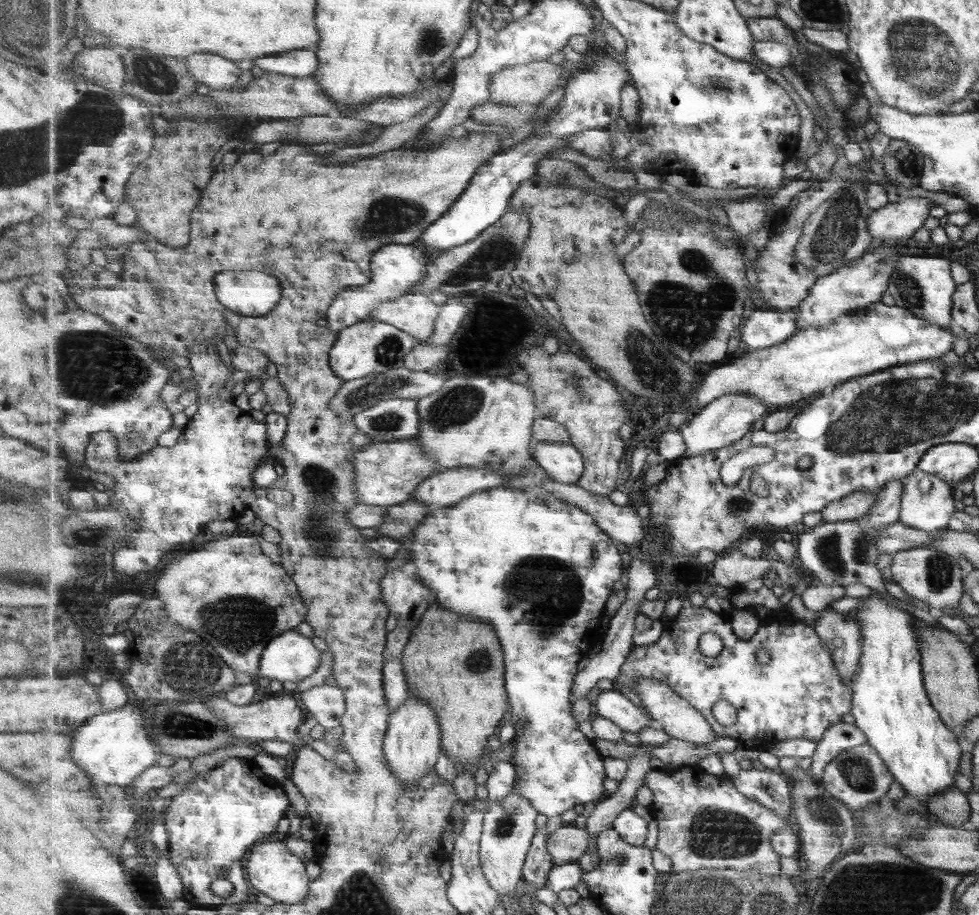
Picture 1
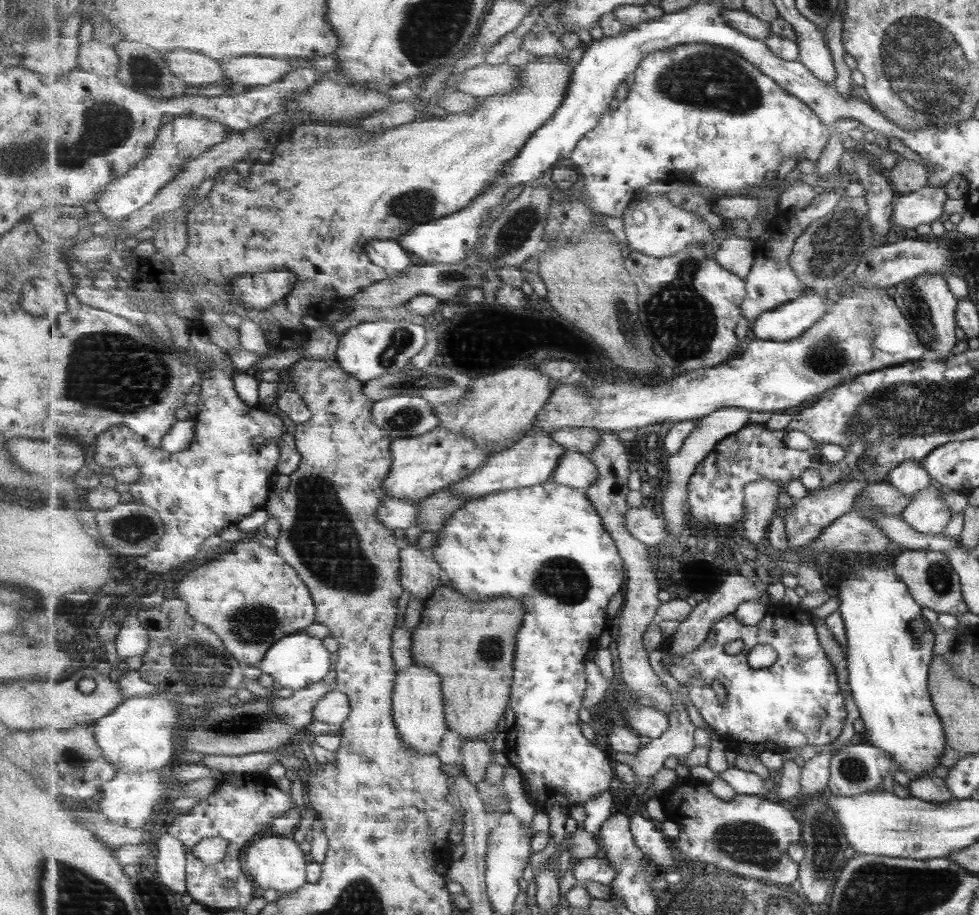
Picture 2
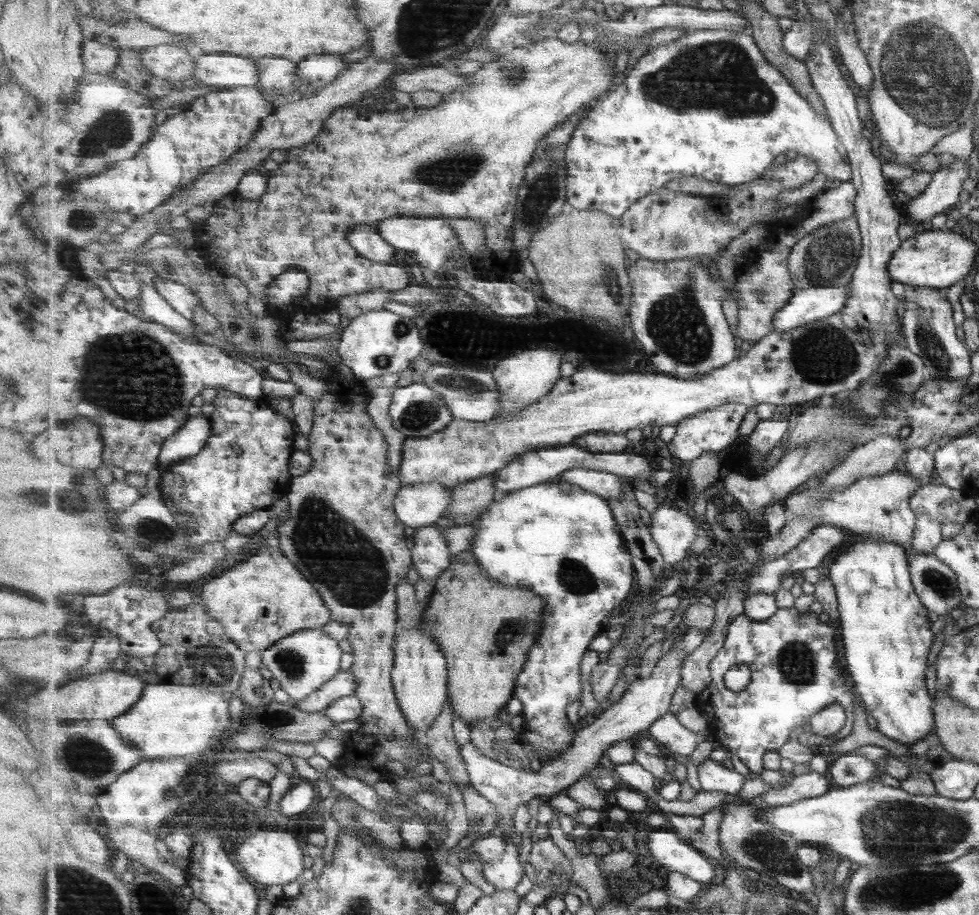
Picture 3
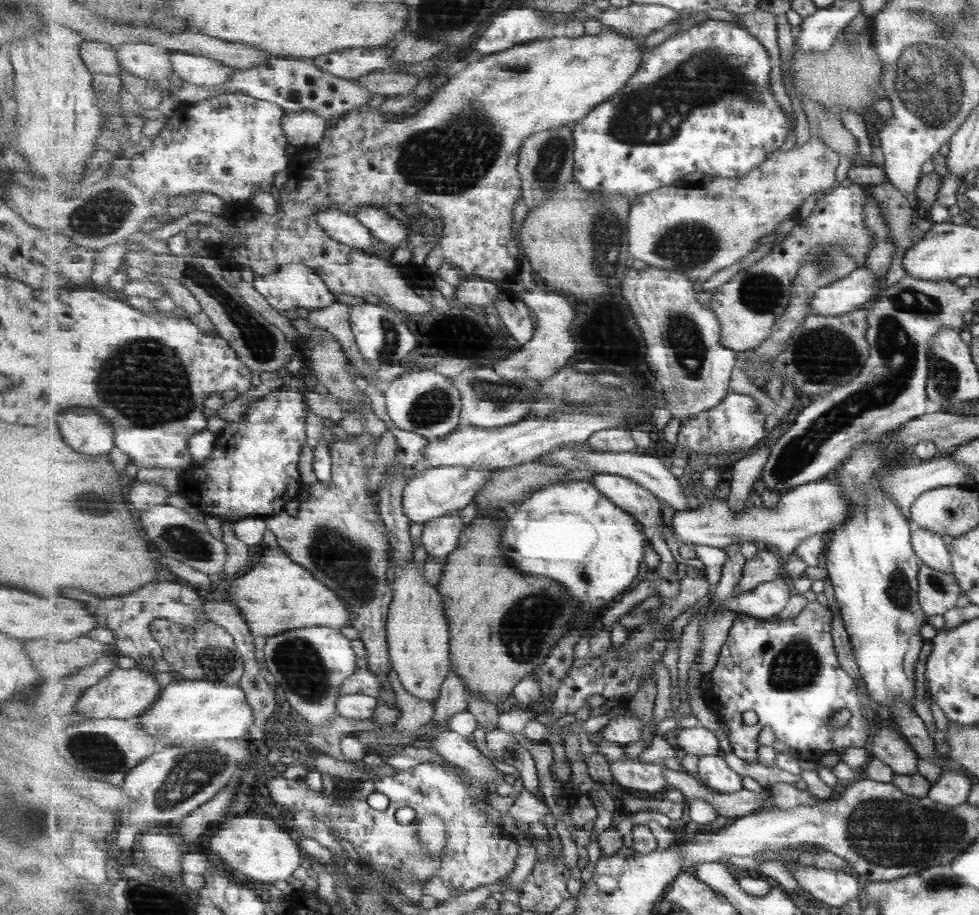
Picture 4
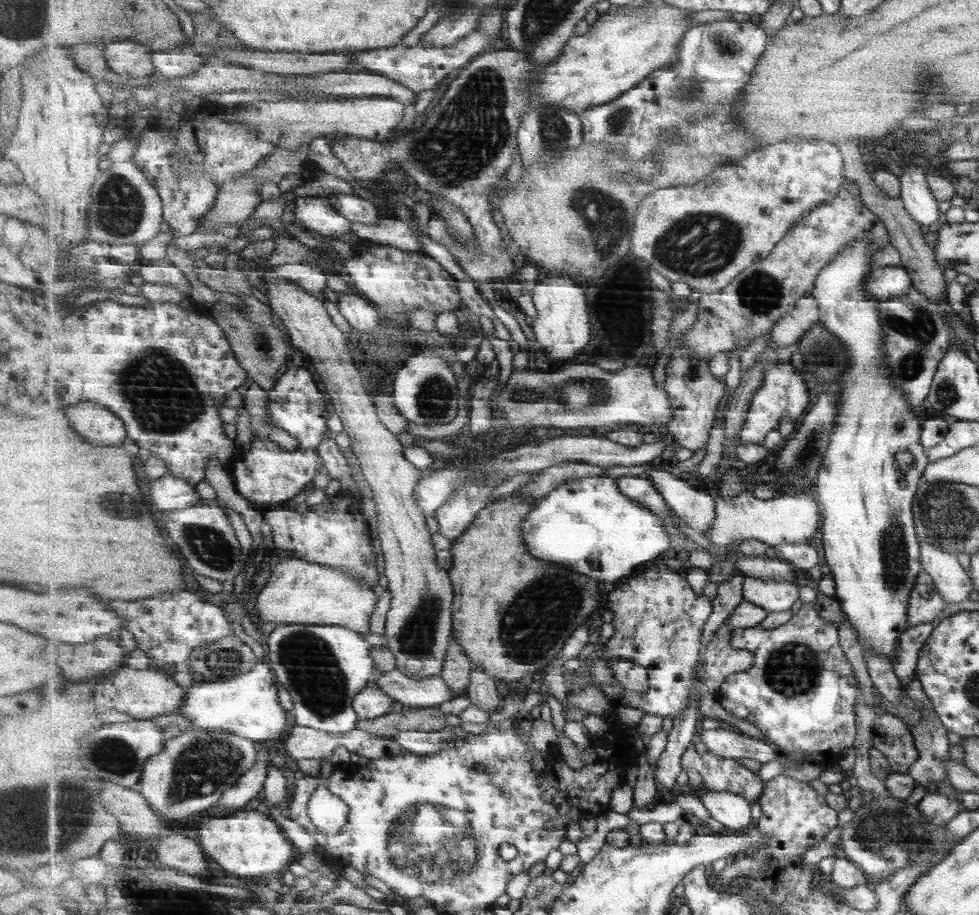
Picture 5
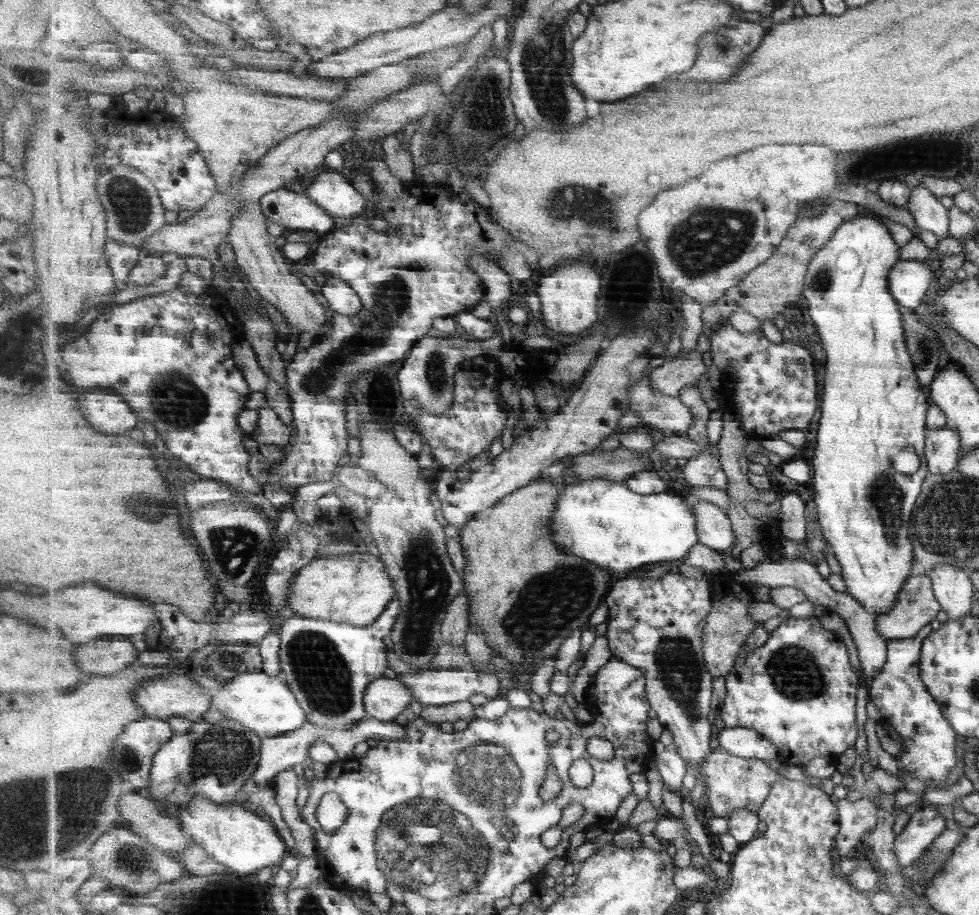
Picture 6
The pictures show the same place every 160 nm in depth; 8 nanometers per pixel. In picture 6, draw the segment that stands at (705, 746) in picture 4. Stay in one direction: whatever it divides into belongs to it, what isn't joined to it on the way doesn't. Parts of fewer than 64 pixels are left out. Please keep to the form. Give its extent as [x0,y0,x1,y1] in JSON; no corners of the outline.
[718,726,781,760]

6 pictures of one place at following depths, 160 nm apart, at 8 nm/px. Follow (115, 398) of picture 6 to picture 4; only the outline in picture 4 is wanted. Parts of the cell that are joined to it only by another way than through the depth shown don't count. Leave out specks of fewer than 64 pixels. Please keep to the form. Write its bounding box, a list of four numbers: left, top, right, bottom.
[57,408,116,455]

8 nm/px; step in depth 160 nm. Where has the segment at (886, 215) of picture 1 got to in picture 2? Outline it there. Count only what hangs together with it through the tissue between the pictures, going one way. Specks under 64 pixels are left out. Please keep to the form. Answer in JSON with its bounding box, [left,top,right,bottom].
[892,185,947,234]

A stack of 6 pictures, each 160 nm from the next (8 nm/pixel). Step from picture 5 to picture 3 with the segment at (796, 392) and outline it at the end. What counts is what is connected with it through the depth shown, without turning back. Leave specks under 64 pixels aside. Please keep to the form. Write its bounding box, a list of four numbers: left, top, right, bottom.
[668,402,749,462]

